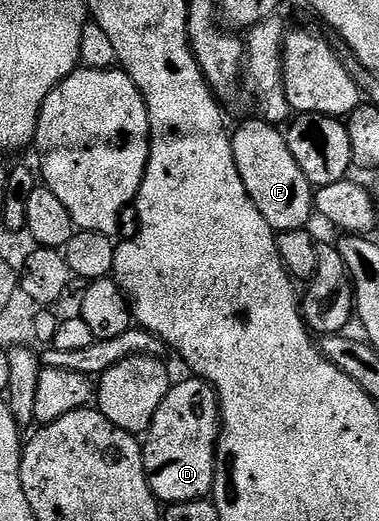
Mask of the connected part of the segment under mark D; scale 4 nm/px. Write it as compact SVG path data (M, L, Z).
M186 377L172 386L161 401L151 427L145 433L143 464L150 489L162 504L188 503L204 499L215 484L215 449L219 445L219 396L210 383Z

